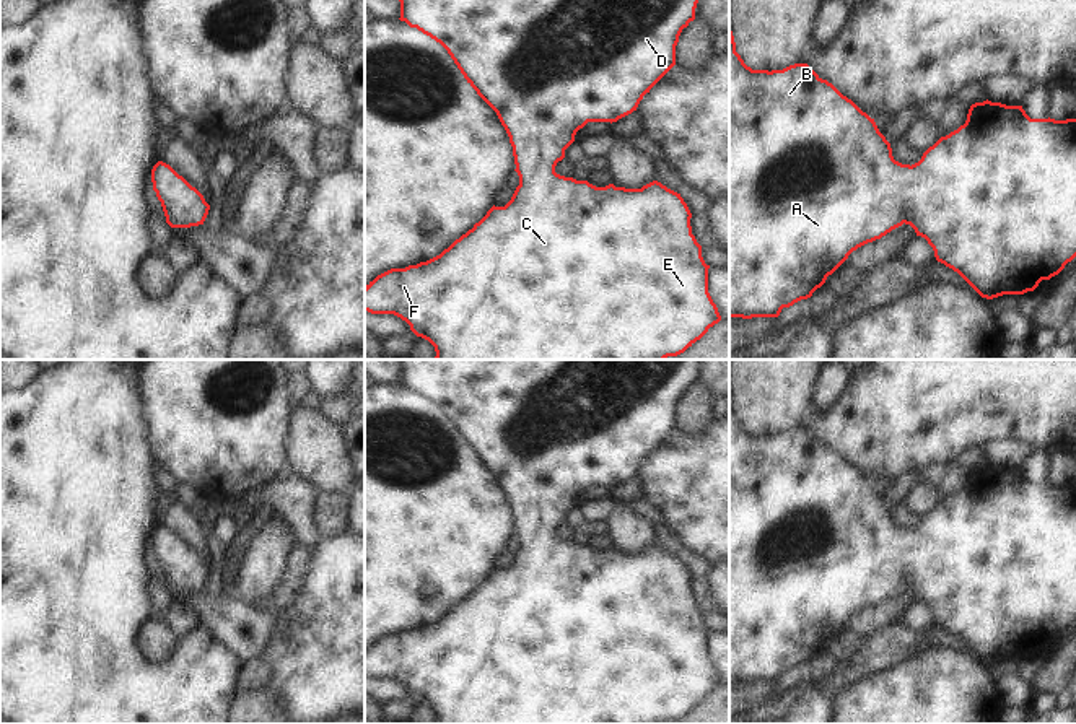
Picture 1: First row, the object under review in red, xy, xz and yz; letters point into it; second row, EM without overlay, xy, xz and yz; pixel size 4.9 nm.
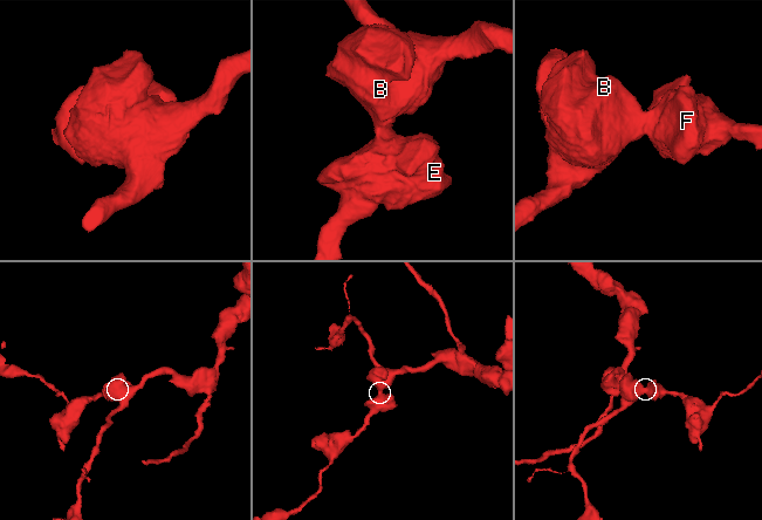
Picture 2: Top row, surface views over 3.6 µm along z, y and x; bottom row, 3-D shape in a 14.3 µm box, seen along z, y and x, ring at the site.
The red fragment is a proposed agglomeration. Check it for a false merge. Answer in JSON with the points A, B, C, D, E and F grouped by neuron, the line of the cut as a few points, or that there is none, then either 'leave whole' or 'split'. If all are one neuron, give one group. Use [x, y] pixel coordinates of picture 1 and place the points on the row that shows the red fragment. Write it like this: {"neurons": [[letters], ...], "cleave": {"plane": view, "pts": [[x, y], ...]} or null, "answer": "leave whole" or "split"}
{"neurons": [["A", "B", "C", "D", "E", "F"]], "cleave": null, "answer": "leave whole"}

